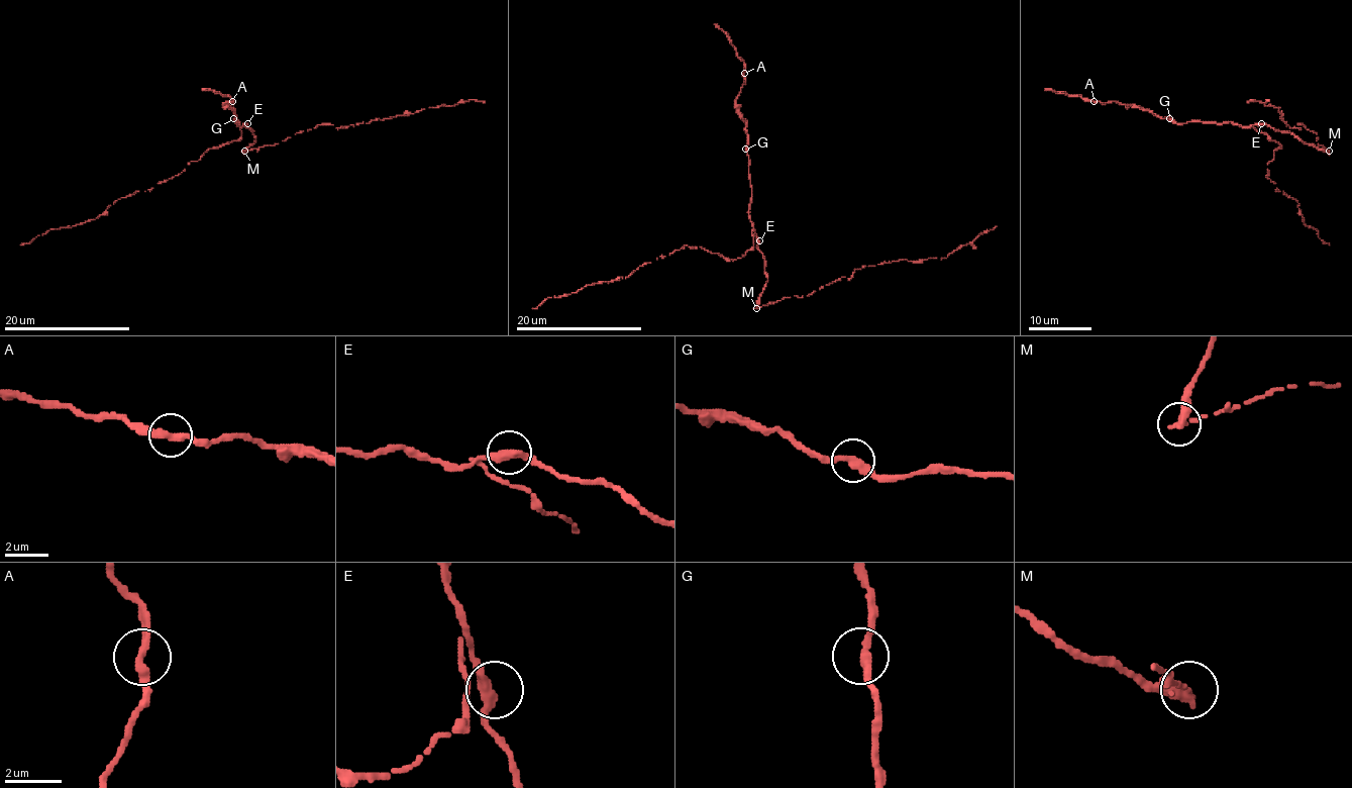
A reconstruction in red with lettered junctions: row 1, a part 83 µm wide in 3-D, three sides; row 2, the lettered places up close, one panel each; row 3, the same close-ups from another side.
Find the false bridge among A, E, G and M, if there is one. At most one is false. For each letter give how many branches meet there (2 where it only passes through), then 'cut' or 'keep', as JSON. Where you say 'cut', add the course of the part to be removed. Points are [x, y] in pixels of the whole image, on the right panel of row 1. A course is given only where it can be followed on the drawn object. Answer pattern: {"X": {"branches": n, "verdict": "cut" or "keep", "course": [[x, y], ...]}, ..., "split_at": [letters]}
{"A": {"branches": 2, "verdict": "keep"}, "E": {"branches": 2, "verdict": "keep"}, "G": {"branches": 2, "verdict": "keep"}, "M": {"branches": 2, "verdict": "cut", "course": [[1329, 150], [1318, 145], [1317, 134], [1304, 124], [1286, 124], [1278, 107], [1255, 99], [1247, 103]]}, "split_at": ["M"]}

